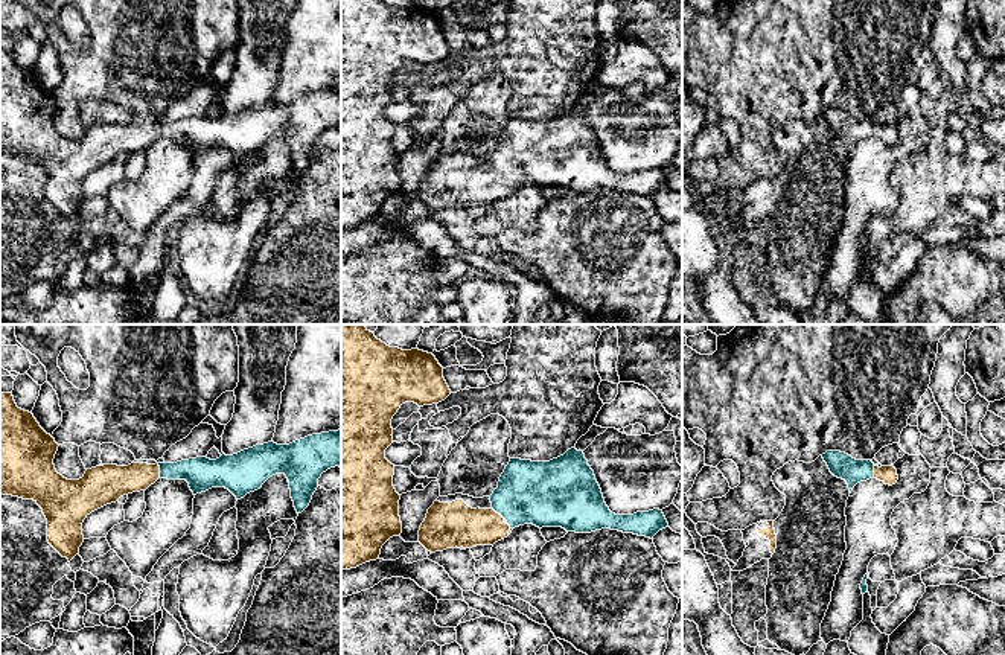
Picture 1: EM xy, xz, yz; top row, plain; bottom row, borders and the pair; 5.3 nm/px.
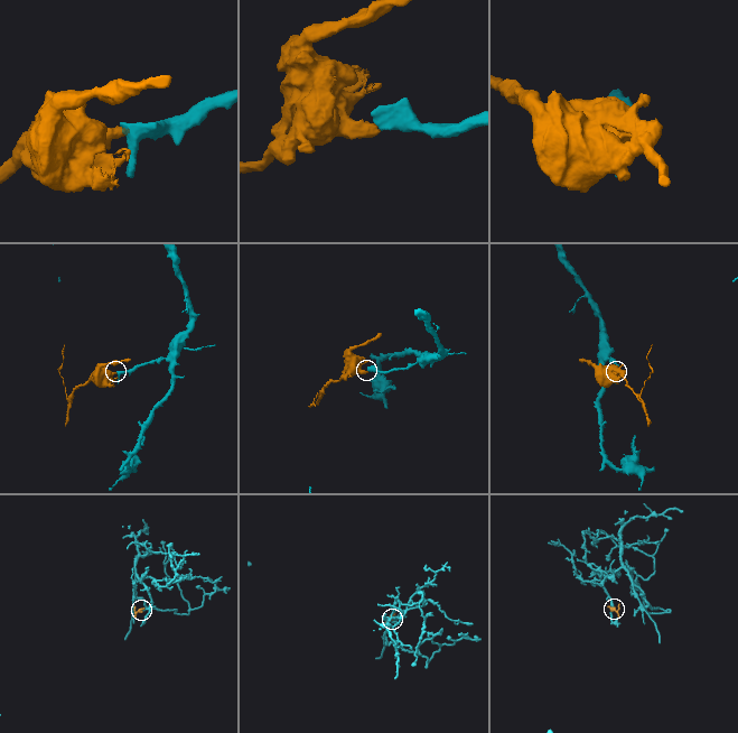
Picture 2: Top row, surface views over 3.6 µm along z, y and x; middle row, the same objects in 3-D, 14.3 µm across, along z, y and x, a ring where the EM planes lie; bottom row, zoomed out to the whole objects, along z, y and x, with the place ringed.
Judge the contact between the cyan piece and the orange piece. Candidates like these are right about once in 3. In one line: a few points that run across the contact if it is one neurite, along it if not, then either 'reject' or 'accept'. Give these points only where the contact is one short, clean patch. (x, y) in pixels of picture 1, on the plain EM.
line xy (201, 133), (195, 130), (160, 130), (114, 140); accept

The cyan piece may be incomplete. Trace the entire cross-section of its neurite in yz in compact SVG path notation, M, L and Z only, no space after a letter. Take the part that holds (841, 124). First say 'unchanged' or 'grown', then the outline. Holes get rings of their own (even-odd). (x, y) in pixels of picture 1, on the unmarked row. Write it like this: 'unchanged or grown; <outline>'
grown; M827 110L822 117L834 136L847 140L850 152L857 142L869 137L877 137L889 145L898 139L897 128L892 123L879 126L871 119L856 119L841 110Z

